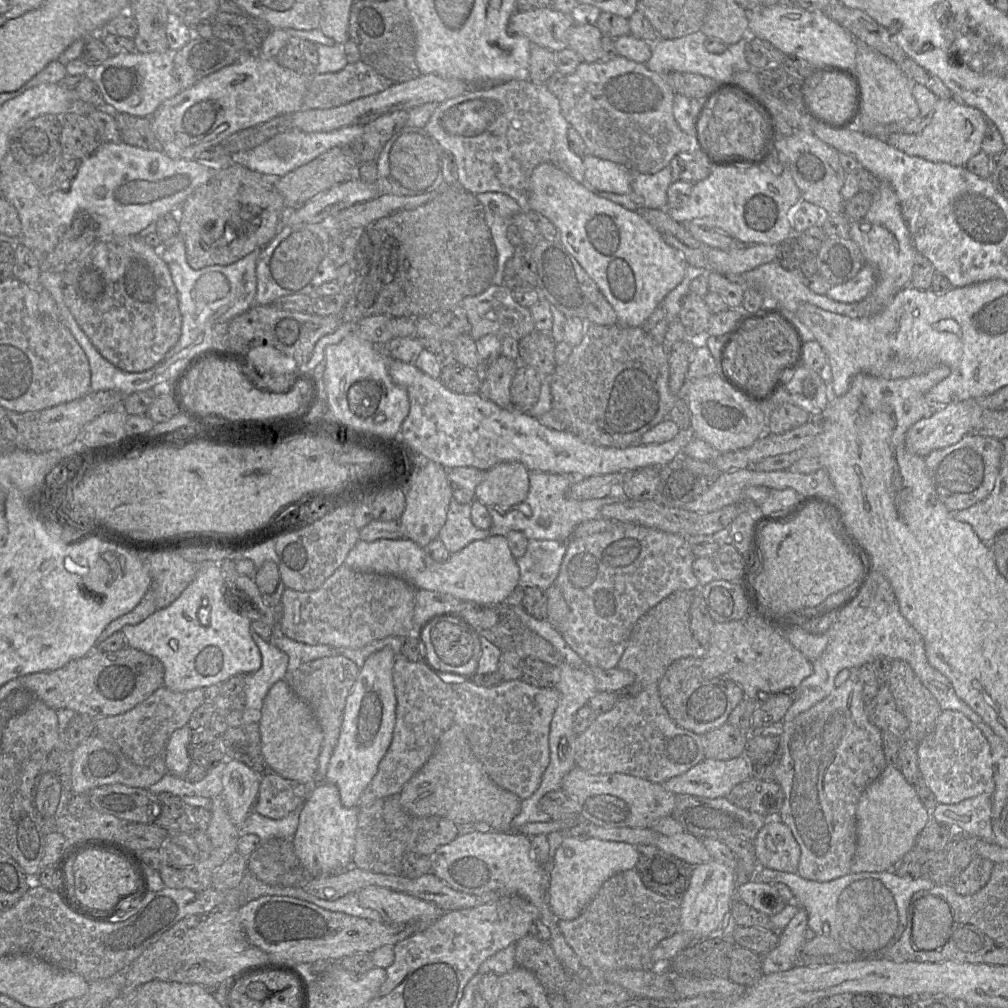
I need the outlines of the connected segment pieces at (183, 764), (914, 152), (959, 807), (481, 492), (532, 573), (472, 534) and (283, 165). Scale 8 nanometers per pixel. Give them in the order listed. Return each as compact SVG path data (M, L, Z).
M185 725L170 736L164 751L165 764L169 774L184 777L192 763L188 754L192 729Z
M956 98L938 99L927 126L916 134L893 133L886 138L890 146L910 156L917 156L931 162L943 162L952 166L965 166L967 161L980 152L982 140L989 121L977 108L970 107Z
M982 793L955 804L937 803L931 811L931 818L950 827L951 839L956 835L968 835L994 843L991 809L992 795Z
M502 462L486 471L475 489L475 500L484 506L513 506L523 502L529 491L529 470L519 462Z
M529 540L525 554L517 559L519 586L547 590L554 584L567 552L567 542Z
M452 500L447 510L445 524L438 534L448 552L452 555L470 543L491 536L489 530L477 528L471 521L471 504L460 504Z
M347 126L330 132L304 132L291 128L275 135L242 155L232 156L236 156L236 161L242 163L250 170L264 175L276 176L277 179L311 162L334 147L351 146L362 134L364 126Z

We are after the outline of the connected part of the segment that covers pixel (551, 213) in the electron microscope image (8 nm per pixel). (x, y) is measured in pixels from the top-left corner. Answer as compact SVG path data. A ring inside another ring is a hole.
M541 163L532 171L529 181L529 207L548 218L558 230L558 240L578 261L614 309L618 324L643 326L665 296L684 278L688 264L681 253L667 244L662 235L638 212L611 202L574 180L551 163Z

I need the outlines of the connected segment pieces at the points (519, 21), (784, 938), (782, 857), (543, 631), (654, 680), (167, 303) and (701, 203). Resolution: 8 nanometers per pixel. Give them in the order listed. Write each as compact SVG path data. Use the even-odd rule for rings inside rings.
M552 6L528 11L516 11L509 19L509 32L527 37L533 45L545 47L554 53L568 45L568 31L574 25L571 14L563 13Z
M799 908L788 925L779 932L779 943L775 949L762 955L764 974L787 971L796 965L806 939L804 932L808 928L808 913L805 908Z
M778 816L767 818L752 841L756 859L761 867L796 873L800 860L800 846L791 830Z
M521 605L511 607L518 615L522 624L529 630L535 632L558 651L561 656L561 663L558 669L558 681L555 685L560 693L560 700L554 711L549 729L549 750L550 761L545 769L541 782L535 792L527 799L521 801L519 814L511 822L511 831L520 828L526 823L549 822L551 817L539 808L540 799L550 791L561 789L564 776L575 767L573 757L573 742L576 734L573 730L573 723L577 711L597 694L595 686L594 670L566 643L558 630L556 630L547 619L539 620L529 615Z
M695 590L676 591L642 615L634 625L627 646L617 667L632 673L637 683L643 686L657 685L667 668L677 659L699 655L701 645L695 639L690 628L690 606Z
M140 235L103 237L62 271L63 296L99 353L126 372L153 368L177 343L182 316L168 265Z
M716 167L703 180L693 184L690 199L684 207L667 210L668 215L681 224L695 223L721 231L737 242L779 245L794 234L789 223L789 210L801 199L800 191L788 173L774 175L763 167Z

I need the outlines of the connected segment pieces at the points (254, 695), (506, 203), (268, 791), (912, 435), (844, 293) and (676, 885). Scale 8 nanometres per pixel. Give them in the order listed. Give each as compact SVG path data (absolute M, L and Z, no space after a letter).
M253 630L251 636L260 650L262 663L254 673L239 673L247 674L247 682L243 689L246 697L242 710L243 724L260 721L264 698L274 683L285 678L289 660L284 651L261 638Z
M484 192L475 196L483 206L485 221L497 251L497 269L492 285L501 286L506 262L515 250L507 239L507 228L511 224L511 218L521 212L521 209L513 198L504 193Z
M264 773L252 810L269 818L281 819L304 804L311 786L312 784L286 779L277 773Z
M974 398L938 407L929 417L922 418L909 428L905 437L907 450L912 454L925 457L934 450L957 443L966 434L975 434L973 431L983 410L980 400Z
M864 264L855 277L832 286L826 295L835 301L858 303L872 292L875 284L876 276L873 268L869 264Z
M639 844L635 870L646 888L669 899L680 900L689 888L694 866L655 845Z

